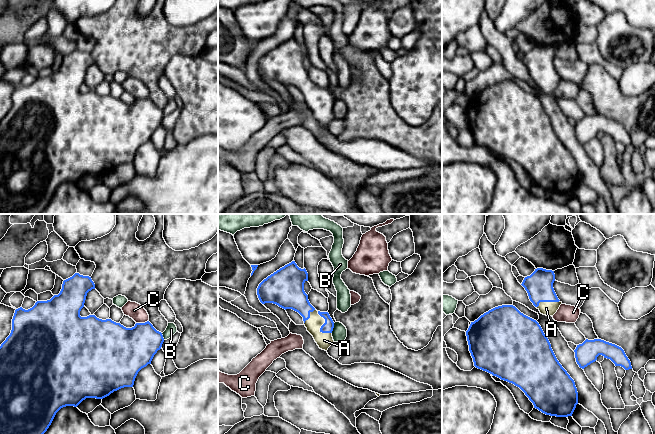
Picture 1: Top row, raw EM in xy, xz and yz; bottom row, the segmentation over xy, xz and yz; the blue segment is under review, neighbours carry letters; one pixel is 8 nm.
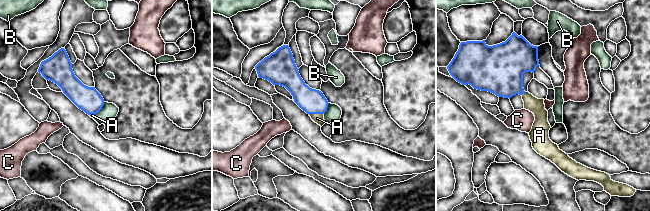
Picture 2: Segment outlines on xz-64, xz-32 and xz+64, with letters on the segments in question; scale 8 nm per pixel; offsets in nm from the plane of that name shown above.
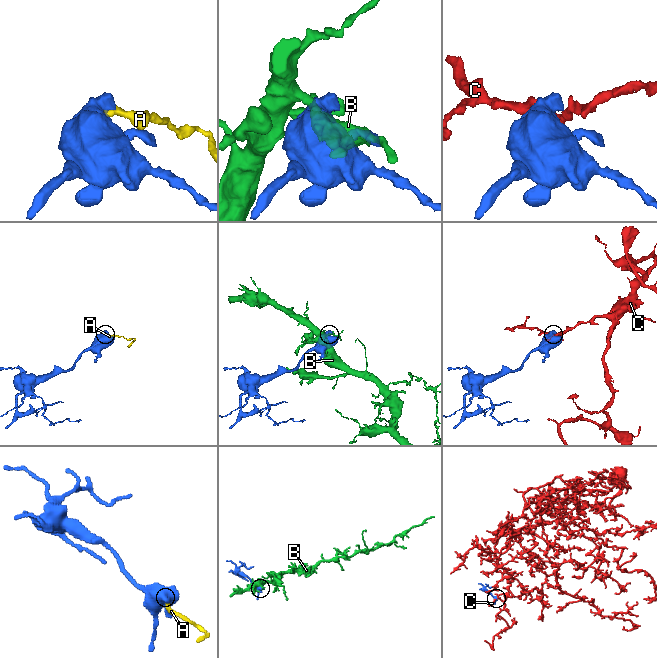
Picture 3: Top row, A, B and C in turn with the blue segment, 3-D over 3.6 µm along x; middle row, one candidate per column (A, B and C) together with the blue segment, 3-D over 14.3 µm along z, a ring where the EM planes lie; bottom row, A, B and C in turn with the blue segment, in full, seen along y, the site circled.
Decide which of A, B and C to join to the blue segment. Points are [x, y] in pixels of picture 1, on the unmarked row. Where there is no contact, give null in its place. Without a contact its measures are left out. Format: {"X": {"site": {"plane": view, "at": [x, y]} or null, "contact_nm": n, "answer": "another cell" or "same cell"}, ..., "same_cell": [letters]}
{"A": {"site": {"plane": "xz", "at": [321, 102]}, "contact_nm": 220, "answer": "same cell"}, "B": {"site": {"plane": "xz", "at": [333, 103]}, "contact_nm": 80, "answer": "another cell"}, "C": {"site": {"plane": "xy", "at": [141, 99]}, "contact_nm": 100, "answer": "another cell"}, "same_cell": ["A"]}

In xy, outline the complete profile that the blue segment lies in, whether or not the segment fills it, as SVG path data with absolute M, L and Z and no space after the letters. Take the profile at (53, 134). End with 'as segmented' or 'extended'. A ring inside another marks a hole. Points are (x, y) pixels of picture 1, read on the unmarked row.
M75 49L72 53L63 57L60 69L54 71L50 76L37 77L28 86L22 83L15 86L11 109L0 122L0 214L41 214L61 184L66 182L77 183L86 174L103 175L121 164L133 163L138 148L151 140L154 131L161 125L164 118L163 111L149 97L136 99L134 103L126 104L111 95L102 96L95 91L81 93L80 87L84 83L87 69L92 65L95 65L95 60L91 53Z; as segmented

